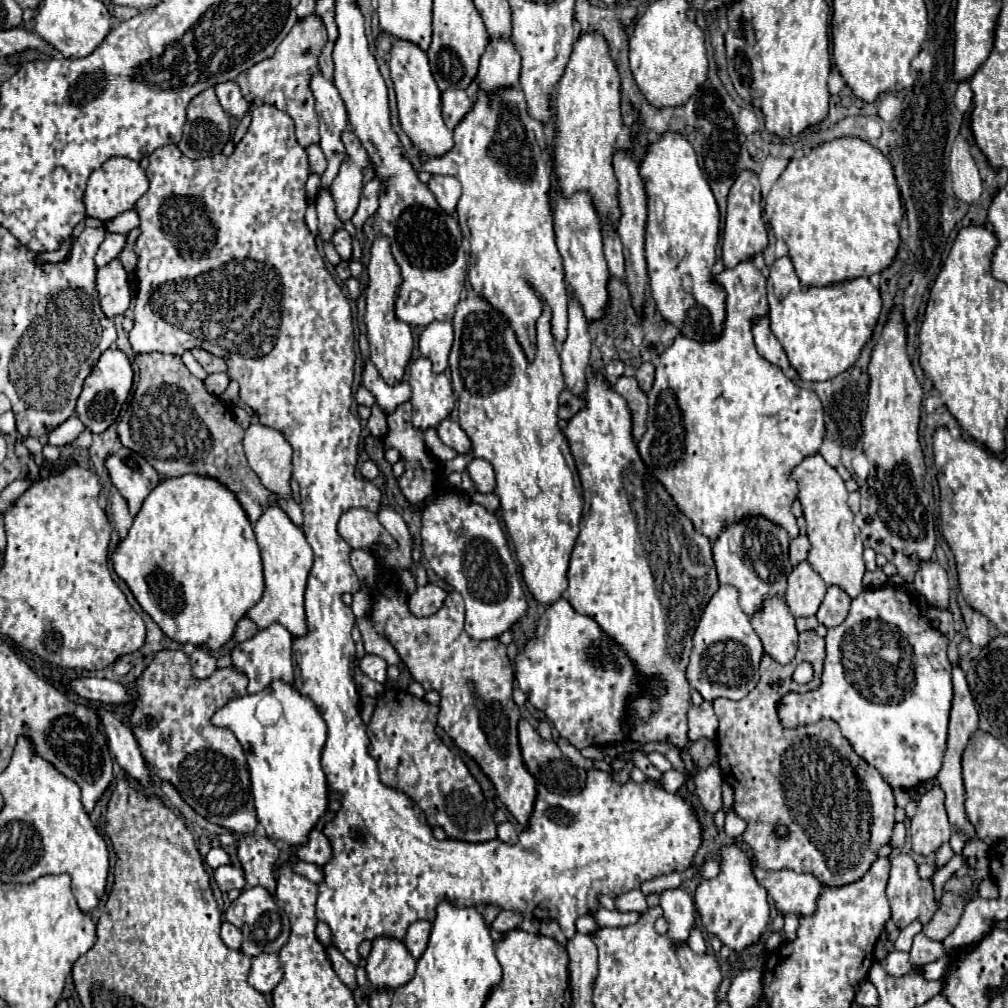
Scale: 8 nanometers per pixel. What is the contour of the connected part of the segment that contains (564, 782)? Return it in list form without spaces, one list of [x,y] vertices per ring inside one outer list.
[[[520,719],[518,725],[518,739],[520,739],[520,749],[522,749],[522,757],[526,763],[526,769],[534,775],[534,779],[538,783],[542,783],[548,791],[558,791],[560,795],[576,795],[580,793],[580,789],[584,789],[586,783],[586,771],[576,767],[560,749],[554,741],[544,741],[536,729],[526,721]]]

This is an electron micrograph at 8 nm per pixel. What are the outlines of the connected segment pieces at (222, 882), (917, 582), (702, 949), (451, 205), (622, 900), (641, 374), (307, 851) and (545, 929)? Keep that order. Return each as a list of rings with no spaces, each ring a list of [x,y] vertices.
[[[222,865],[214,869],[214,881],[220,891],[230,891],[230,889],[244,889],[244,871],[240,865]]]
[[[936,561],[920,565],[914,579],[914,587],[932,607],[948,609],[948,599],[950,599],[948,575]]]
[[[692,929],[690,937],[688,937],[688,947],[694,951],[694,953],[706,953],[706,943],[704,943],[704,937],[698,929]]]
[[[434,175],[428,183],[428,189],[434,193],[438,205],[446,213],[454,213],[458,199],[460,199],[460,181],[450,175]]]
[[[638,889],[624,893],[620,897],[616,897],[616,909],[618,911],[636,911],[636,913],[646,913],[648,911],[648,903],[646,903],[646,895]]]
[[[644,363],[644,365],[636,371],[636,381],[638,381],[640,389],[642,389],[644,393],[648,393],[648,389],[650,389],[652,383],[654,383],[654,367],[652,367],[652,363]]]
[[[314,829],[310,833],[310,839],[306,845],[296,849],[298,857],[306,863],[316,863],[316,865],[326,865],[332,859],[332,845],[328,841],[328,837],[324,837],[324,833],[320,829]]]
[[[542,921],[540,933],[542,935],[552,935],[562,947],[566,945],[566,937],[564,937],[564,933],[562,933],[562,929],[560,929],[560,925],[556,921]]]

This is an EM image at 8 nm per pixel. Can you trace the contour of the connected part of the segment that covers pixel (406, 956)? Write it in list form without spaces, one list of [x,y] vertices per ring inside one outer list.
[[[376,937],[366,959],[366,973],[370,989],[388,987],[396,989],[414,977],[416,959],[400,939]]]

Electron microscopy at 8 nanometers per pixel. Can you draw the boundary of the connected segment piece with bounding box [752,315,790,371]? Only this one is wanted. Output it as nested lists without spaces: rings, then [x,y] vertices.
[[[768,315],[752,319],[752,333],[754,333],[754,341],[756,341],[758,353],[764,359],[768,359],[770,363],[774,363],[774,365],[778,365],[780,369],[786,371],[790,367],[790,363],[788,363],[788,357],[786,357],[780,341],[770,331],[770,319],[768,319]]]

